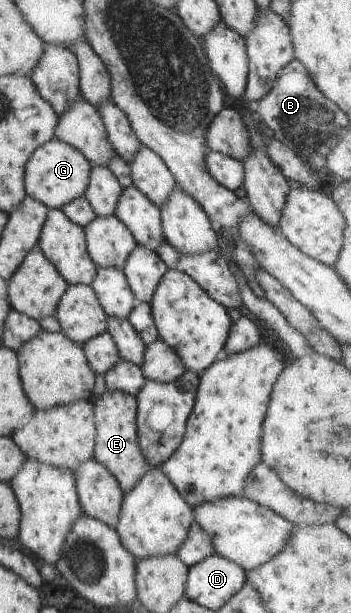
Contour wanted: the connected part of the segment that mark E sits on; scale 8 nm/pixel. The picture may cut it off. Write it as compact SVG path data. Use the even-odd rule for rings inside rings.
M109 391L90 401L94 407L96 446L94 458L117 478L123 492L131 491L151 467L142 456L137 443L136 396L124 391Z

